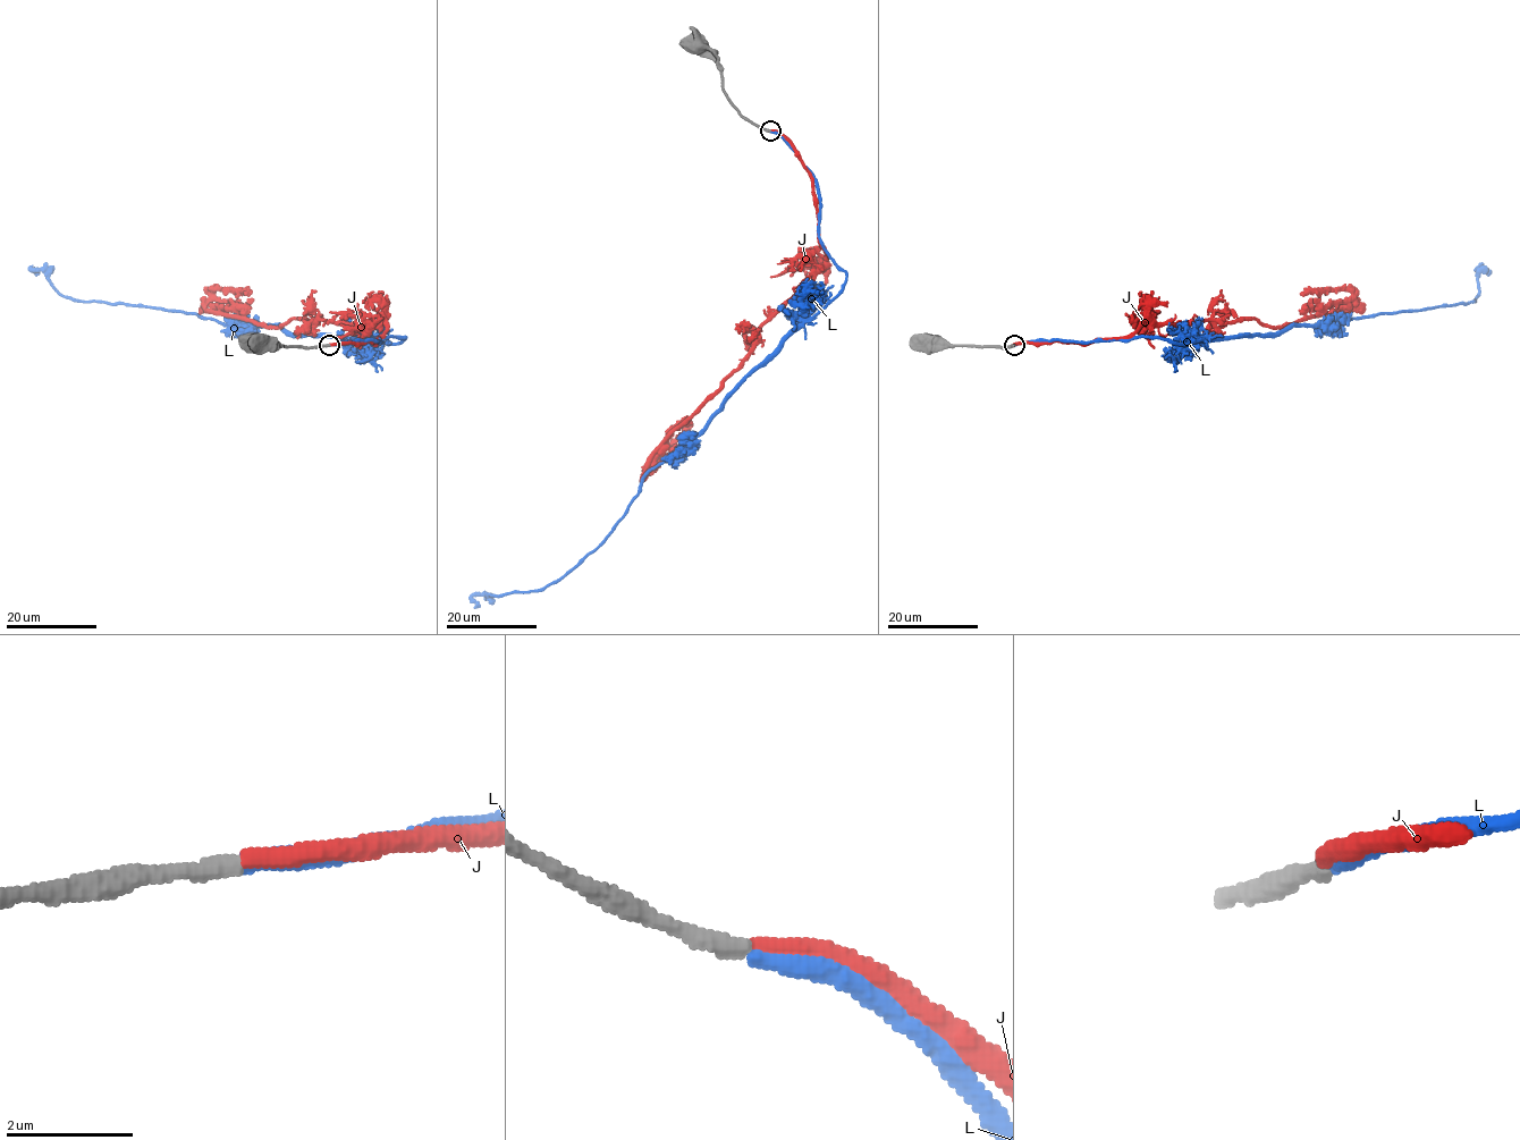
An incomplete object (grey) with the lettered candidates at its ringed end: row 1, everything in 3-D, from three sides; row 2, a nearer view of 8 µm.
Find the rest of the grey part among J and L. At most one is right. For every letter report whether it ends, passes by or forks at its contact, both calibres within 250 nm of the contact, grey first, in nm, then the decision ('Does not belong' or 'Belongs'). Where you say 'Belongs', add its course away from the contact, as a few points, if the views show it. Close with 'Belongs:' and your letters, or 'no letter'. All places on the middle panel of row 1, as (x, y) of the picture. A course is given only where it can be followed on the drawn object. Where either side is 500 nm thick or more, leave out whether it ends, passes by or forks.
J: It ends there. Thickness 320 nm (grey) against 280 nm. Does not belong
L: It ends there. Thickness 320 nm (grey) against 300 nm. Belongs. Its course: (770, 131), (813, 177), (819, 239), (844, 287), (652, 467), (615, 529), (562, 577), (473, 594), (474, 607)
Belongs: L

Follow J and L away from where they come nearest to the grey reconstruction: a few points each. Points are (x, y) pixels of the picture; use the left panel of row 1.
J: (329, 345), (374, 343), (386, 322), (290, 319), (262, 327), (213, 306), (217, 289), (246, 294)
L: (329, 345), (405, 338), (383, 344), (292, 336), (278, 326), (222, 324), (191, 313), (77, 302), (33, 270)

